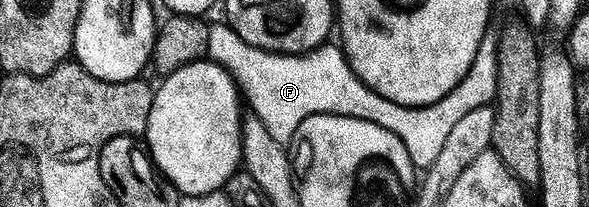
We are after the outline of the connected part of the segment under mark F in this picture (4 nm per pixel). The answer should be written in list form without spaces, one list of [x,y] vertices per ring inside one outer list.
[[[216,24],[210,32],[208,58],[235,78],[247,105],[249,102],[256,109],[253,110],[255,117],[266,124],[266,132],[270,132],[278,144],[291,147],[296,141],[298,128],[302,128],[310,116],[346,116],[354,120],[366,120],[370,124],[378,124],[378,128],[386,128],[386,132],[394,132],[398,140],[406,144],[412,166],[420,169],[420,172],[427,172],[438,160],[450,132],[470,112],[483,106],[491,107],[496,101],[500,52],[495,37],[484,39],[470,72],[460,81],[458,88],[438,100],[438,104],[429,106],[399,106],[394,100],[386,100],[371,90],[354,72],[343,49],[339,45],[332,45],[322,45],[309,54],[272,54],[246,44],[246,40],[242,40],[231,25]]]

